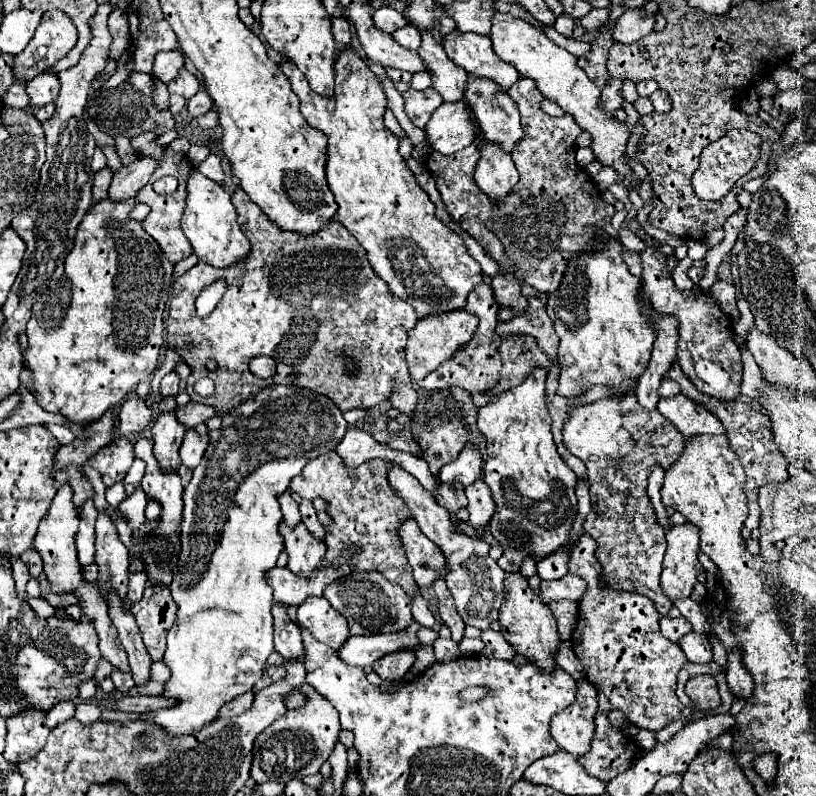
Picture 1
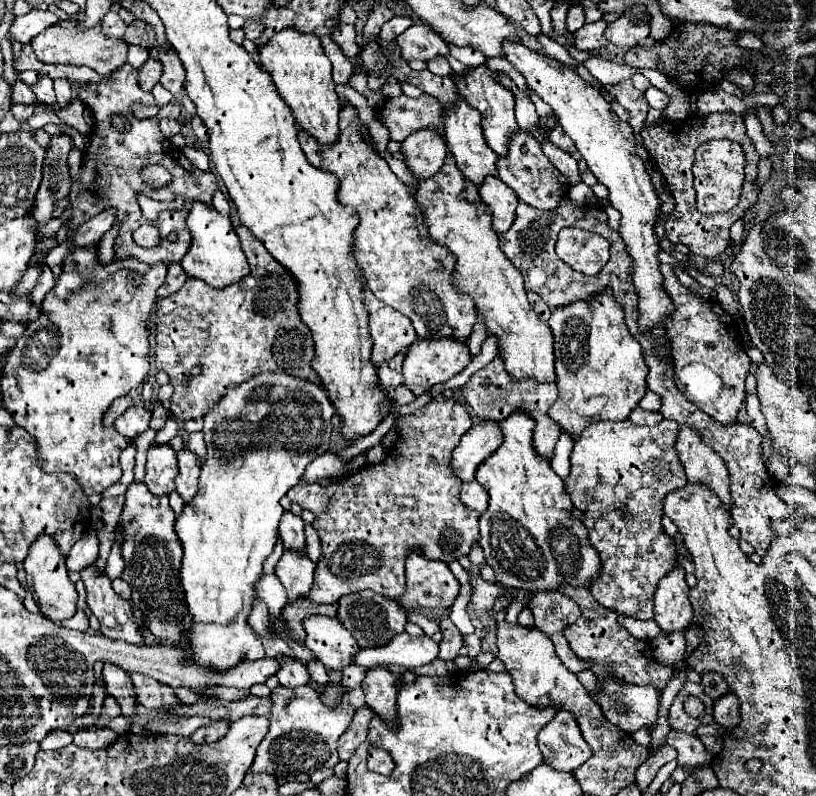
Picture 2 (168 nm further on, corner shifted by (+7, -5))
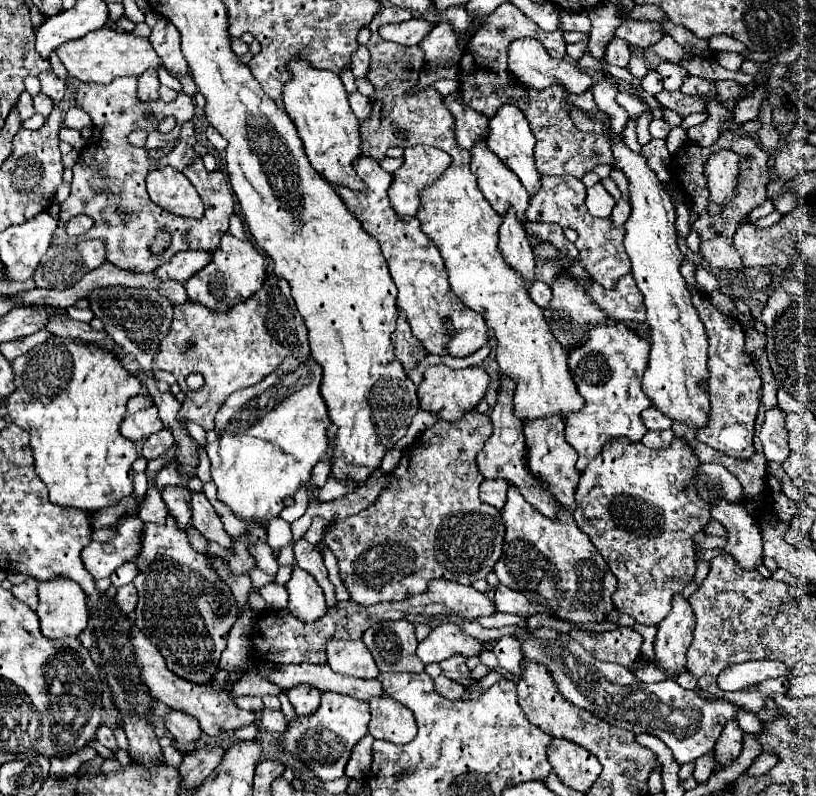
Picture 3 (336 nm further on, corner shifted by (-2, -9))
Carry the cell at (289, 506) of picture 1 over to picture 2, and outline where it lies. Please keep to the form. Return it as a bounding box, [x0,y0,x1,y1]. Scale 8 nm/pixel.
[280,511,306,551]

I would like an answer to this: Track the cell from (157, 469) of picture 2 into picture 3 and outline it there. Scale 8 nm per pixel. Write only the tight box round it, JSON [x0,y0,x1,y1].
[161,485,191,529]

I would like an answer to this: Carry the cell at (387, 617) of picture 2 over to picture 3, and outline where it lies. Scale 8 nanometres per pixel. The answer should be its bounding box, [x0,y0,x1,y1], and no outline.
[363,619,425,673]

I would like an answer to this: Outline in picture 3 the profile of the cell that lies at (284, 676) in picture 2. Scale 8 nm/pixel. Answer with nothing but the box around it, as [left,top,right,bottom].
[287,687,321,715]

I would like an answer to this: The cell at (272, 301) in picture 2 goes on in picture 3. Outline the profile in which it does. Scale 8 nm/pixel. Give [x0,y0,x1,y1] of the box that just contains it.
[155,275,311,431]

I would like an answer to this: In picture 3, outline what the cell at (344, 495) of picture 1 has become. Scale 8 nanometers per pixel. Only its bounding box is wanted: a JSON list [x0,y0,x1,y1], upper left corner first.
[323,411,505,605]

